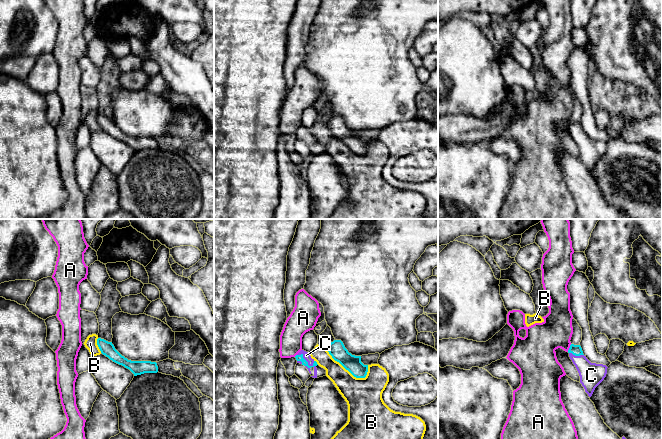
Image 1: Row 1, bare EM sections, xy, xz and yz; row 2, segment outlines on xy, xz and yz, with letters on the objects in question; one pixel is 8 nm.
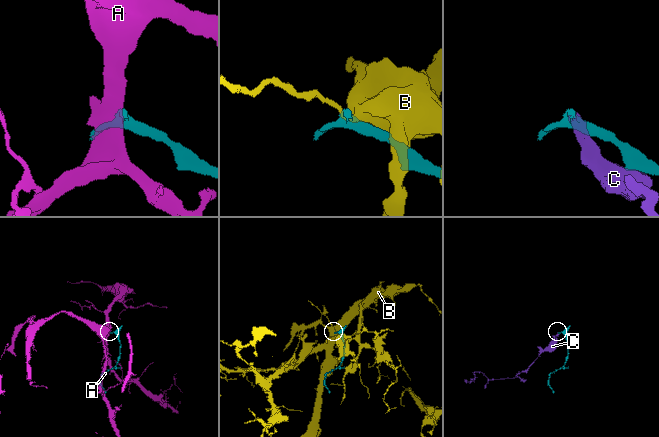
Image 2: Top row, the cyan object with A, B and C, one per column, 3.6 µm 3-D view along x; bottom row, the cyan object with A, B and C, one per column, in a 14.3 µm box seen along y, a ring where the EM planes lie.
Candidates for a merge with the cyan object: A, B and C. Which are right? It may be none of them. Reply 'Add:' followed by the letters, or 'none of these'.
Add: C

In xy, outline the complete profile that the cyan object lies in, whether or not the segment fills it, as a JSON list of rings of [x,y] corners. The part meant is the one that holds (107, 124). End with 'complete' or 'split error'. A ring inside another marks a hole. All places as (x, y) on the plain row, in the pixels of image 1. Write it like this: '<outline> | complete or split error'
[[[98,114],[97,121],[103,131],[108,133],[113,138],[129,145],[134,152],[144,149],[157,149],[158,142],[156,138],[151,137],[131,137],[122,132],[114,123],[112,118]]] | complete

